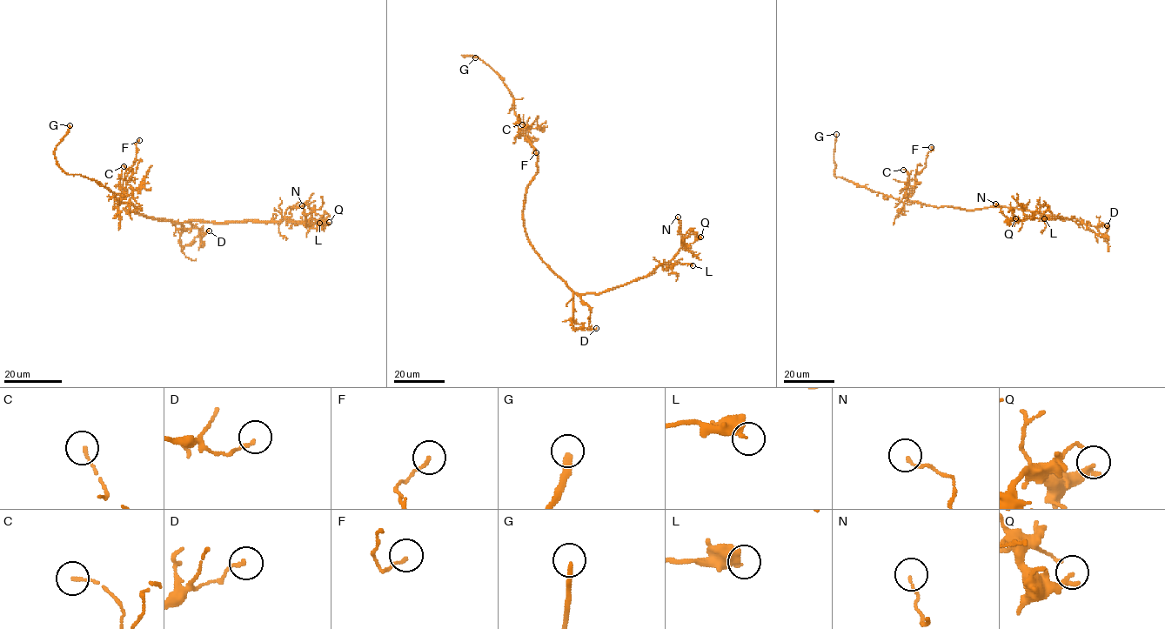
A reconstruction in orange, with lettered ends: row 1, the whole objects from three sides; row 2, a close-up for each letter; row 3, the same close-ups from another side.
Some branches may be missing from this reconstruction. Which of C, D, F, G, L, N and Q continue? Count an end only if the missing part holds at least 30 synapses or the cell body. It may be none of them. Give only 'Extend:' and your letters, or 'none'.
Extend: G

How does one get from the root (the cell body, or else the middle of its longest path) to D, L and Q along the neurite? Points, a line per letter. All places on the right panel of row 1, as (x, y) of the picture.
D: (1001, 207), (1025, 209), (1058, 216), (1061, 219), (1080, 221), (1094, 226), (1105, 239), (1108, 228), (1107, 225)
L: (1001, 207), (1058, 216), (1061, 219), (1073, 217), (1046, 218), (1043, 215), (1041, 218), (1044, 218)
Q: (1001, 207), (1061, 219), (1073, 217), (1043, 215), (1008, 222), (1015, 218)

